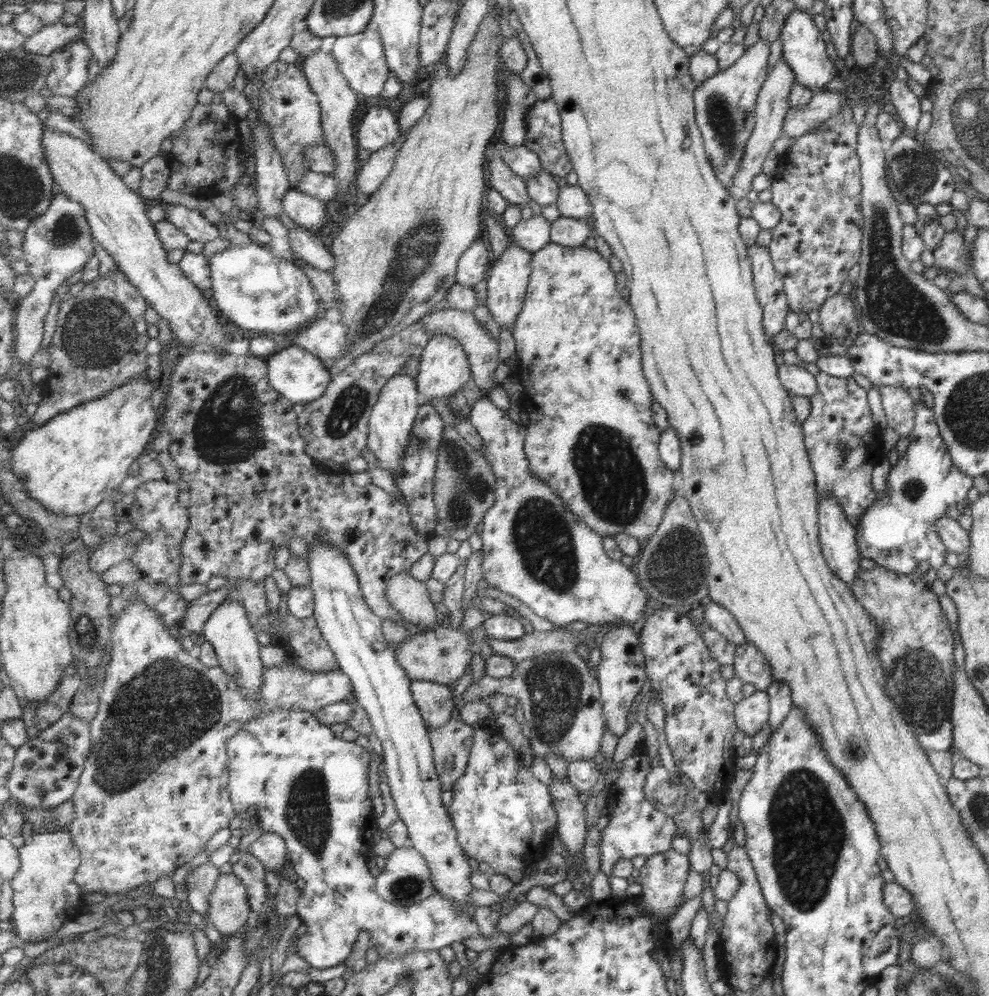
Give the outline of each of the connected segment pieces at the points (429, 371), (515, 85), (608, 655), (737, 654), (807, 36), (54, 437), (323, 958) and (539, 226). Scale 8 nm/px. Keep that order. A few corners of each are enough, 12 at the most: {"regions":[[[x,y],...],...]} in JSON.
{"regions":[[[432,335],[416,381],[426,402],[471,382],[464,344]],[[506,68],[507,102],[501,142],[509,148],[527,142],[525,117],[539,99]],[[631,625],[601,642],[598,679],[607,728],[629,730],[647,689],[645,653]],[[737,645],[734,676],[757,691],[766,691],[773,678],[760,652]],[[793,9],[778,38],[795,82],[823,90],[838,68],[807,13]],[[133,379],[29,426],[13,474],[49,512],[110,499],[157,428]],[[307,710],[228,742],[256,806],[305,882],[298,953],[345,962],[483,935],[444,894],[376,891],[371,754]],[[533,215],[511,231],[530,253],[551,243],[552,224]]]}

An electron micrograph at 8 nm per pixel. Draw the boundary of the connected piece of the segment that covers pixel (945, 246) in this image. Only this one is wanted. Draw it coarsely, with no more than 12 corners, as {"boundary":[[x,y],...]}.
{"boundary":[[953,229],[931,250],[933,265],[960,277],[971,271],[972,243]]}

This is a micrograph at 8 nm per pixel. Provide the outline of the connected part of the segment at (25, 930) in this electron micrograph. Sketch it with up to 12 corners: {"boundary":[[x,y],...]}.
{"boundary":[[35,831],[19,849],[16,933],[55,937],[88,912],[69,831]]}

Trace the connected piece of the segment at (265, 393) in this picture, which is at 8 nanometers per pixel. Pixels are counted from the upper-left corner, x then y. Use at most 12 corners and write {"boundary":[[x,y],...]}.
{"boundary":[[192,350],[165,400],[182,584],[263,582],[294,536],[388,581],[408,506],[323,476],[267,357]]}

